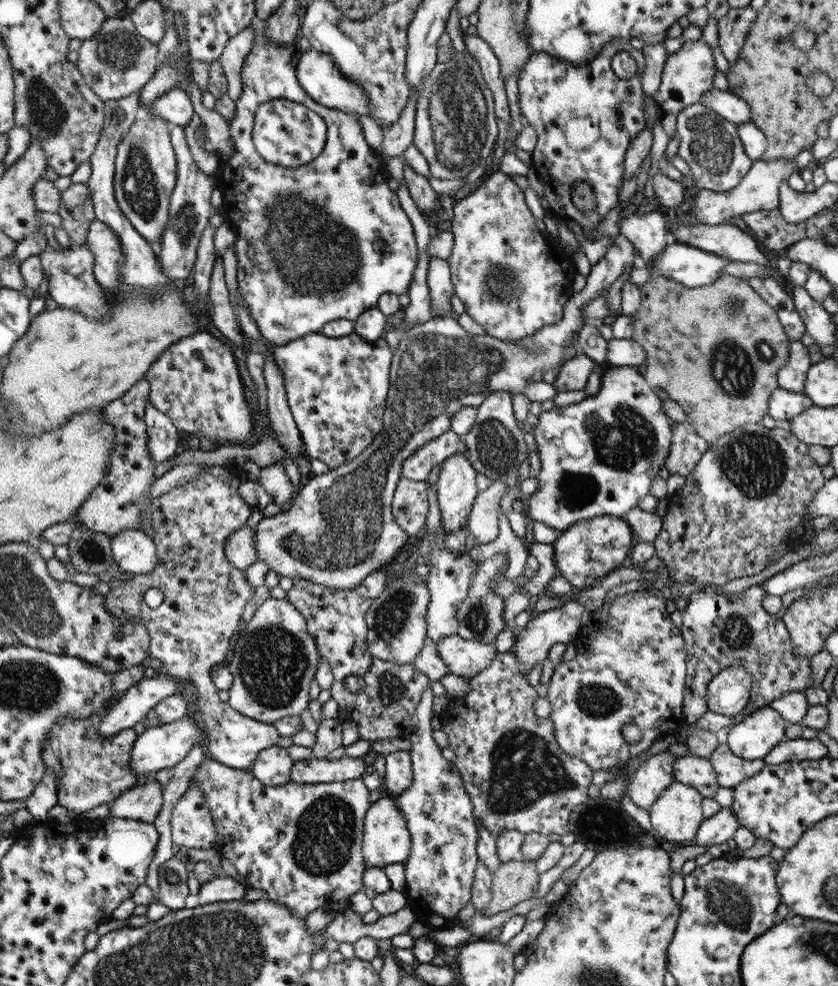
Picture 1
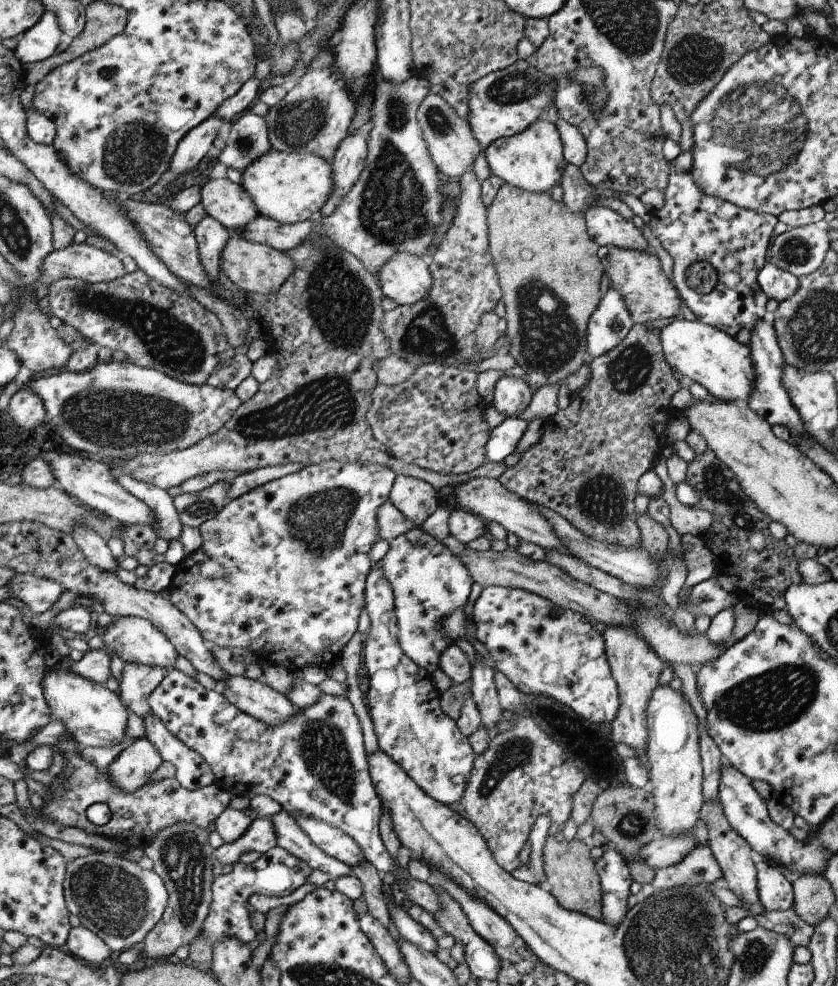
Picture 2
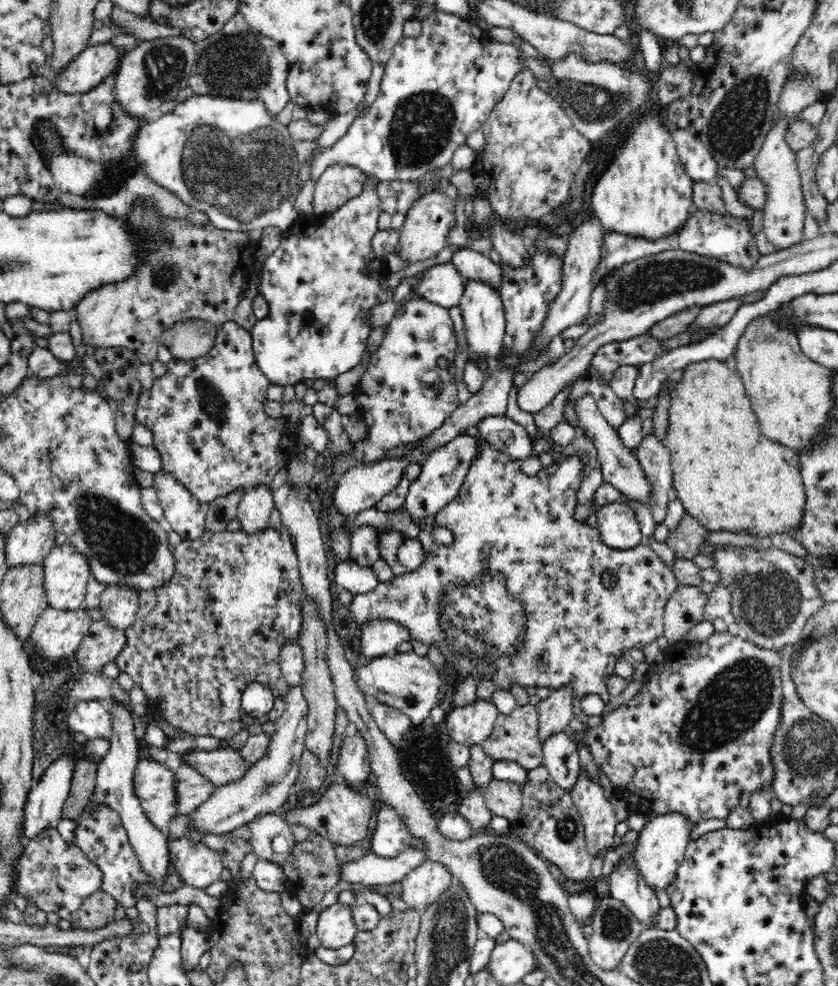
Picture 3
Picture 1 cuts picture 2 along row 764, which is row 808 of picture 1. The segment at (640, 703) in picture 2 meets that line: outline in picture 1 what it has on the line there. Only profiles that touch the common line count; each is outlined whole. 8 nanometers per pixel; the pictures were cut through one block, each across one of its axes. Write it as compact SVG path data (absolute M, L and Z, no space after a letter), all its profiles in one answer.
M668 750L660 754L651 754L638 767L629 780L626 794L640 808L649 809L656 799L674 781L673 762L676 757Z

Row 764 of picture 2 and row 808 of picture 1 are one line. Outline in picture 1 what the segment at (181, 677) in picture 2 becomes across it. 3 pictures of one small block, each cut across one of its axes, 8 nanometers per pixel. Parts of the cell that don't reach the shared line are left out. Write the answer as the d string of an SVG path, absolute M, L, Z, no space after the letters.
M206 753L206 759L204 759L204 763L198 768L198 771L196 771L192 781L198 783L199 787L203 790L210 816L213 818L218 833L214 848L218 850L220 855L228 857L228 860L235 866L241 877L250 884L250 888L264 890L266 892L266 899L281 903L292 914L305 920L311 912L318 910L318 908L327 911L332 910L336 913L350 909L350 896L356 894L358 890L365 888L364 878L367 864L365 863L362 845L364 844L365 816L372 803L369 799L368 788L364 785L362 779L316 784L300 784L290 780L288 785L266 786L261 779L257 779L247 769L240 770L226 766Z

